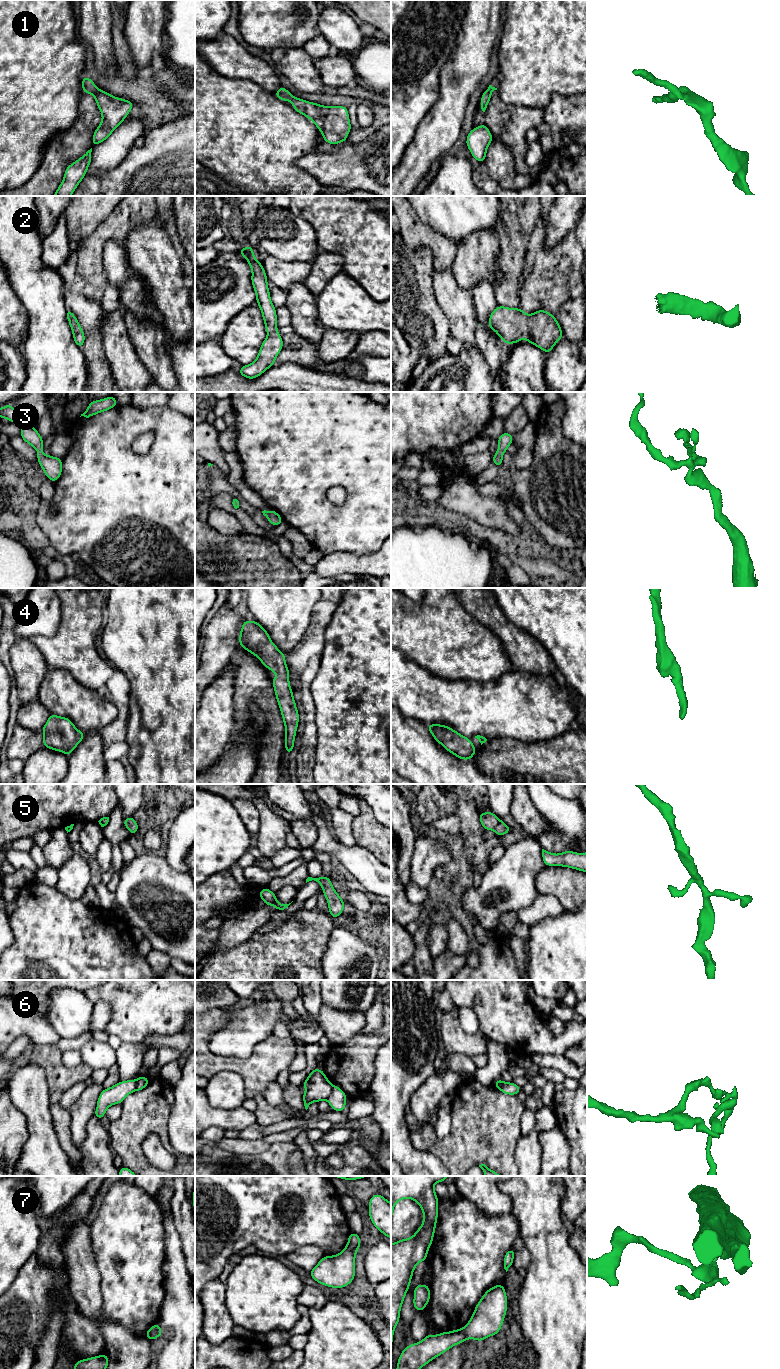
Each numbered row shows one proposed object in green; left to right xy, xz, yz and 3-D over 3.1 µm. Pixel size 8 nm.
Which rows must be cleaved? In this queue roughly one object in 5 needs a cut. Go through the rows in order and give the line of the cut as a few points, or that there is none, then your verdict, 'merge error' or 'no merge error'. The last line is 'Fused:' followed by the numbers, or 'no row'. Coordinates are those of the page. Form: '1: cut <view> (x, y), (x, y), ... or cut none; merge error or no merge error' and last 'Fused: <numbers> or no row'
1: cut none; no merge error
2: cut none; no merge error
3: cut none; no merge error
4: cut none; no merge error
5: cut none; no merge error
6: cut xz (333, 1086), (330, 1095), (326, 1099); merge error
7: cut xy (158, 1326), (152, 1328), (148, 1337); merge error
Fused: 6, 7

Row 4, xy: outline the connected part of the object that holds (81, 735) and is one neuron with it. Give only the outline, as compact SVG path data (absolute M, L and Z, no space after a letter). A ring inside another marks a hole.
M50 714L41 731L43 746L65 753L67 757L85 737L85 734L78 730L69 718L55 714Z

